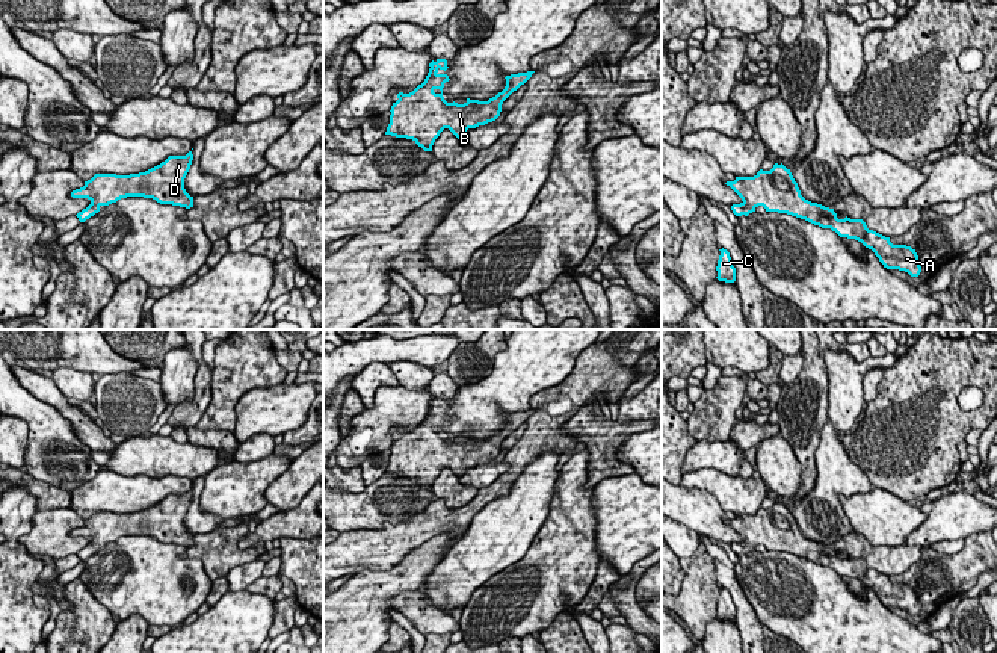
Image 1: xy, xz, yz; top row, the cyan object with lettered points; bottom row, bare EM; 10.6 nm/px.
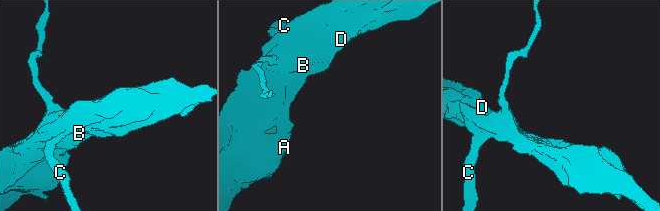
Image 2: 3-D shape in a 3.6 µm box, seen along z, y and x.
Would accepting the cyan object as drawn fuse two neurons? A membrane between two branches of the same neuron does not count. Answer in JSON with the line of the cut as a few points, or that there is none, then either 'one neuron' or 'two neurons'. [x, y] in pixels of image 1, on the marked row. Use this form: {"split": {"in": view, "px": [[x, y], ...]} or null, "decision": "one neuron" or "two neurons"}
{"split": null, "decision": "one neuron"}

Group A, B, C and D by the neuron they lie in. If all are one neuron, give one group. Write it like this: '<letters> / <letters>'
A B C D

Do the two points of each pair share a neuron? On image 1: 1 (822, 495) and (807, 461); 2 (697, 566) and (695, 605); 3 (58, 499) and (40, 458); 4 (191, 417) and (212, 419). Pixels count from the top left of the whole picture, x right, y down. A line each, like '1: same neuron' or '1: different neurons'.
1: different neurons
2: same neuron
3: different neurons
4: different neurons

